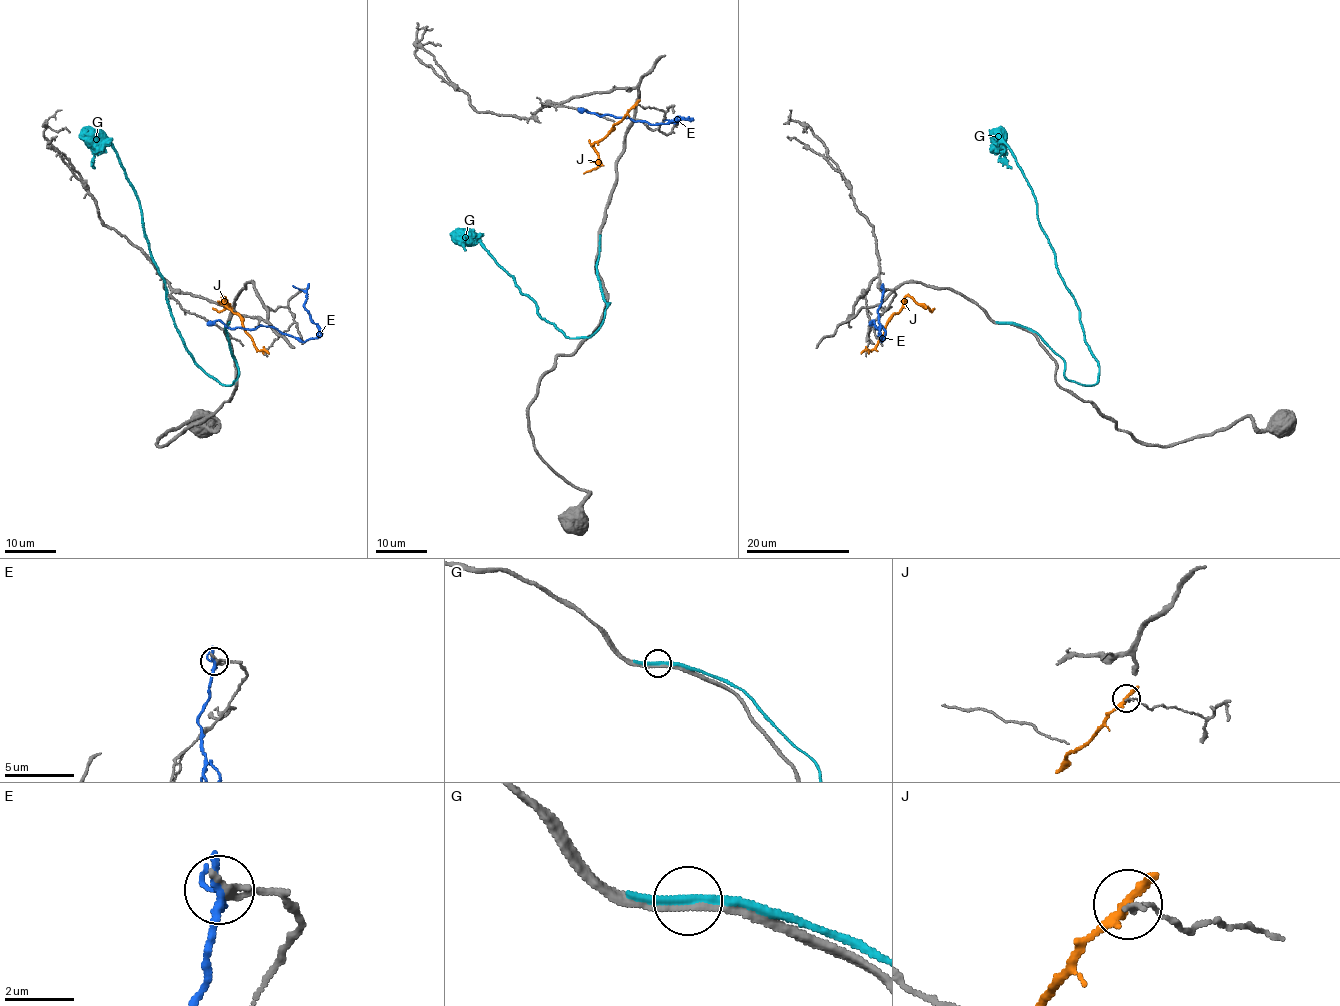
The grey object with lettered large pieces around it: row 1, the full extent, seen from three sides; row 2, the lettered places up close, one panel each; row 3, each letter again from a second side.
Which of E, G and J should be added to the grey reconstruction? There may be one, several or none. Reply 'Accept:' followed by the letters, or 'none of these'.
Accept: none of these

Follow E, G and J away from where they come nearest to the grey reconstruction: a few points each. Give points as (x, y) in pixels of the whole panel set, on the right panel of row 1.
E: (883, 289), (878, 309), (882, 342), (885, 331), (882, 326), (876, 329), (873, 320), (869, 325)
G: (1005, 322), (1037, 334), (1069, 380), (1098, 381), (1076, 300), (1004, 142), (1012, 168)
J: (865, 351), (875, 347), (906, 297), (911, 297), (930, 311), (934, 308)

